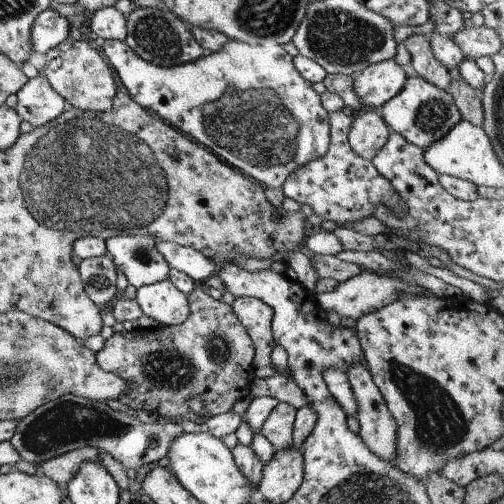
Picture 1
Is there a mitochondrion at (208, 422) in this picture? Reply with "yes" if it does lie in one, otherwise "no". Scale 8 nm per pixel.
no

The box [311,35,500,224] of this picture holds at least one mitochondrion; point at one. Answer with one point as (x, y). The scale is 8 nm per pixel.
(433, 115)

